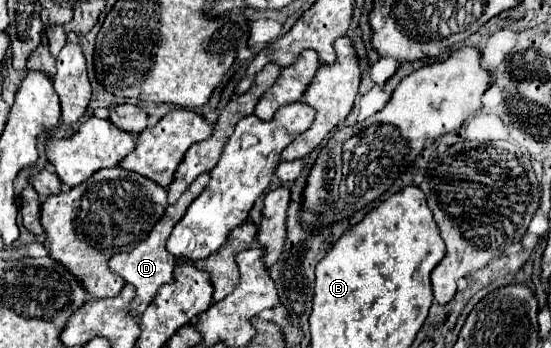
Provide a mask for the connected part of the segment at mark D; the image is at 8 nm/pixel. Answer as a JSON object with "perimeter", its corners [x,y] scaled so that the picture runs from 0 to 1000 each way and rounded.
{"perimeter":[[[379,497],[361,503],[361,509],[339,537],[339,549],[325,566],[325,578],[321,578],[318,589],[303,595],[303,606],[296,612],[296,629],[289,629],[289,641],[274,658],[274,675],[270,675],[260,698],[252,698],[252,710],[245,710],[238,727],[212,727],[212,733],[205,733],[205,744],[198,750],[198,773],[209,779],[209,784],[216,784],[216,796],[220,796],[227,813],[238,813],[238,819],[245,825],[245,859],[241,859],[238,876],[234,876],[234,899],[238,899],[241,911],[252,911],[252,905],[263,894],[263,882],[274,871],[274,859],[285,848],[285,830],[289,830],[296,813],[307,813],[307,807],[314,802],[318,739],[303,727],[299,693],[303,693],[303,681],[310,675],[314,652],[325,641],[325,629],[336,618],[336,606],[339,606],[339,595],[347,589],[347,578],[368,549],[368,537],[376,532],[376,520],[379,520]]]}

